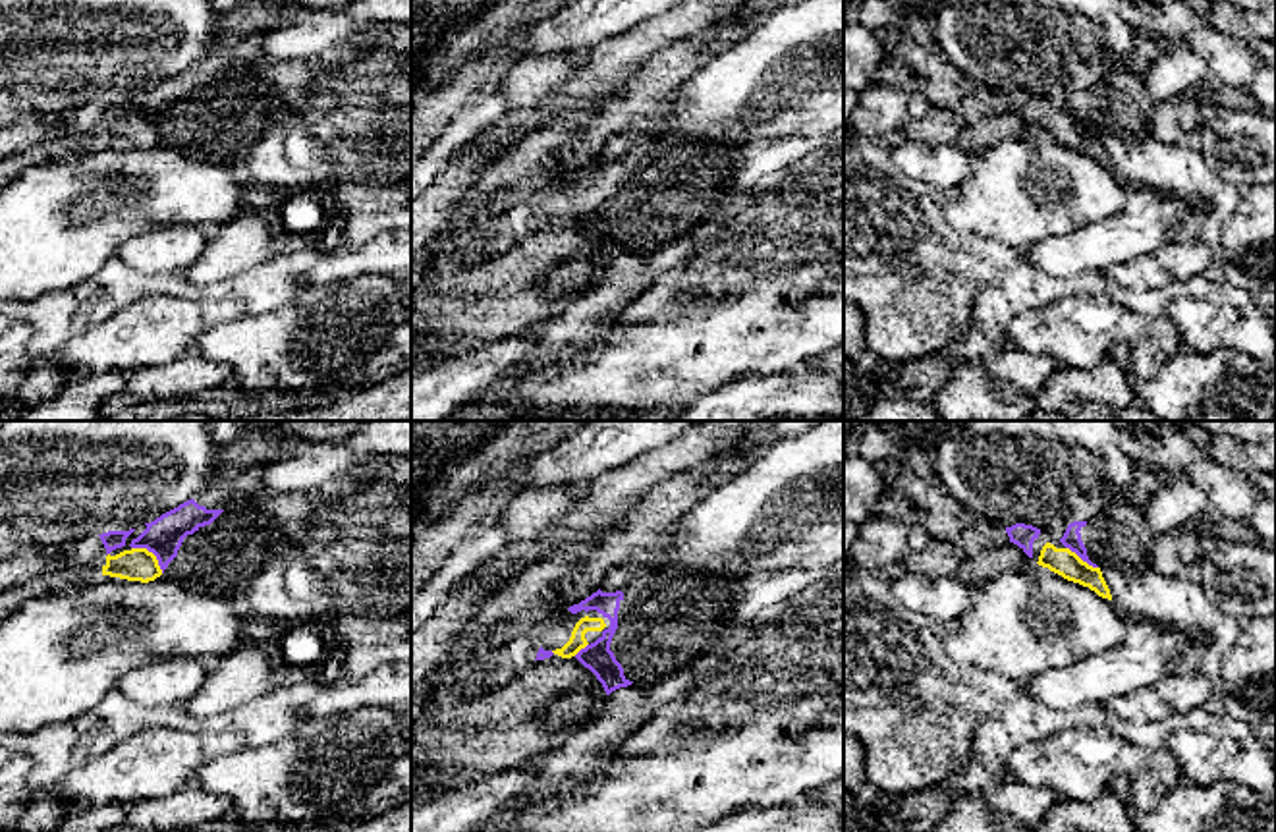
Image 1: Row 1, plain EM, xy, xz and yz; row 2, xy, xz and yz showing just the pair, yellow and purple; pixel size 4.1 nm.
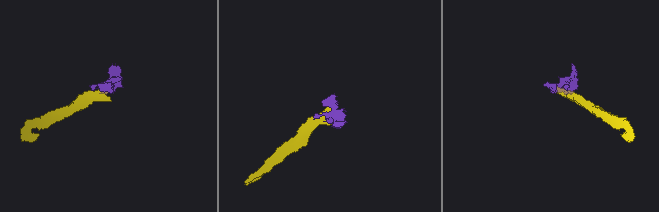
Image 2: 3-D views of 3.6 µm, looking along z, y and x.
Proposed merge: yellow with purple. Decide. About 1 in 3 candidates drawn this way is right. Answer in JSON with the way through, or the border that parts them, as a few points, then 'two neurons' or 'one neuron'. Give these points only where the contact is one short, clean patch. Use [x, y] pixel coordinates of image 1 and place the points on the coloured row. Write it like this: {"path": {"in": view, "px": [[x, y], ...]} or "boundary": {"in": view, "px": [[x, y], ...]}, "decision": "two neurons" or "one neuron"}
{"path": {"in": "xy", "px": [[138, 564], [151, 553], [163, 537]]}, "decision": "one neuron"}

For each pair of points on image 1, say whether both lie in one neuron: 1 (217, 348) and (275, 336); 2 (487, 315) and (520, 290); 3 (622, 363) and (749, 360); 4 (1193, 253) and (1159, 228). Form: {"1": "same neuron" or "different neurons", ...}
{"1": "same neuron", "2": "same neuron", "3": "same neuron", "4": "different neurons"}

